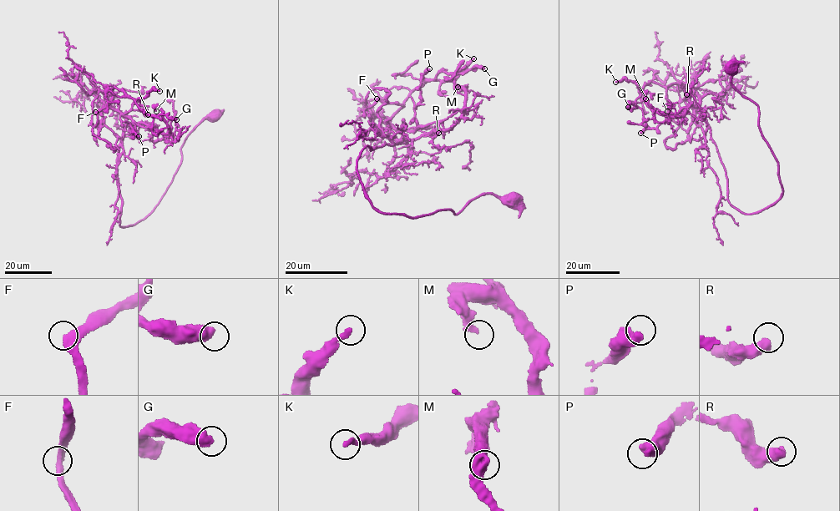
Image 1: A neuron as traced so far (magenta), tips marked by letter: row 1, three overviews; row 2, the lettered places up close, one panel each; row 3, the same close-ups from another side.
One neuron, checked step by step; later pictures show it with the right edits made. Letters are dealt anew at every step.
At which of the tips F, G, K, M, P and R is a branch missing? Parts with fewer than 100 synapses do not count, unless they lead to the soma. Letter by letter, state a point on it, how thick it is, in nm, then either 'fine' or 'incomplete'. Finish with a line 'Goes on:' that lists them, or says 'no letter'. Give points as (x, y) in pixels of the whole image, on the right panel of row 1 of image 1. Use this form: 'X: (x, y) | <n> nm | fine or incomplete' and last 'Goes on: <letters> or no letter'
F: (667, 111) | 340 nm | fine
G: (628, 107) | 600 nm | fine
K: (615, 82) | 240 nm | fine
M: (645, 98) | 280 nm | fine
P: (640, 133) | 460 nm | fine
R: (686, 94) | 500 nm | fine
Goes on: no letter

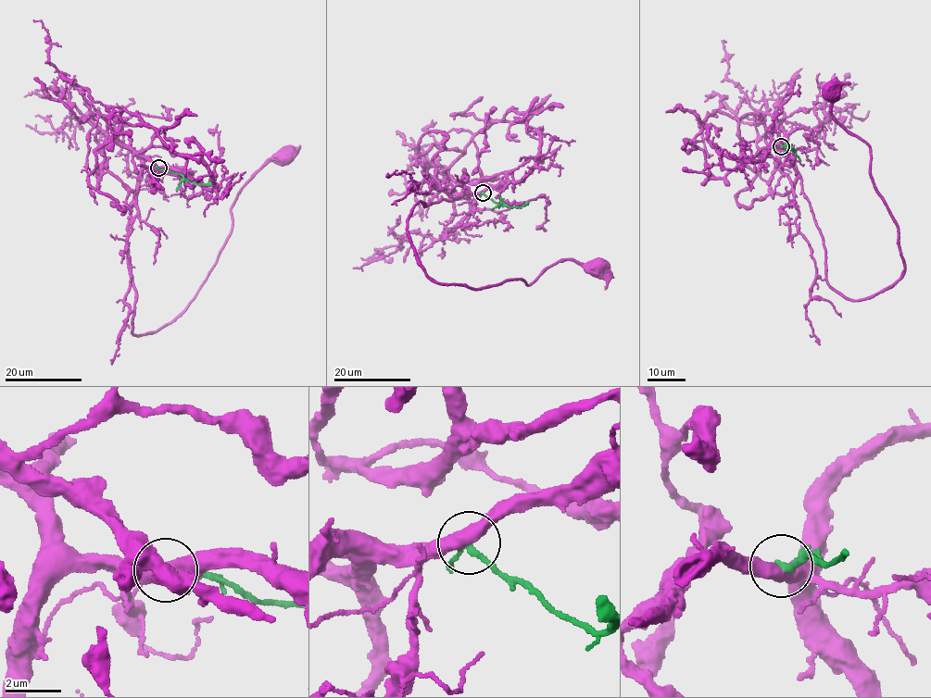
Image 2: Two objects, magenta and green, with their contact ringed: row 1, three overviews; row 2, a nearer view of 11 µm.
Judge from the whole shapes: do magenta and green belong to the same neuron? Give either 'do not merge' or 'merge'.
do not merge

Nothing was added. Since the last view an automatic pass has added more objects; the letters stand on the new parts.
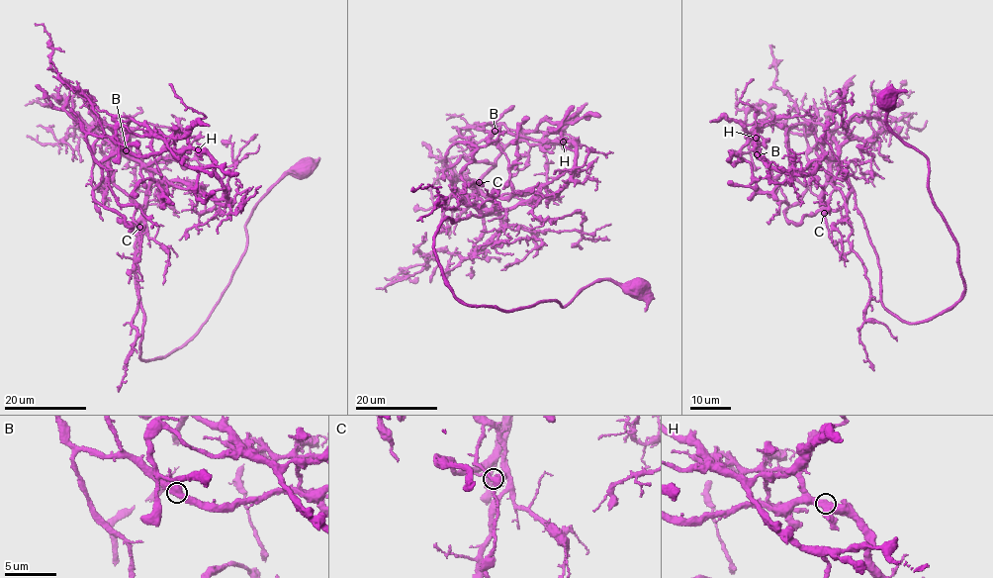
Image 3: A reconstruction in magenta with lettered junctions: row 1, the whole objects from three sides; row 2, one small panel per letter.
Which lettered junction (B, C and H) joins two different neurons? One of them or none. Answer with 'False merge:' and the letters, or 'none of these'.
False merge: none of these

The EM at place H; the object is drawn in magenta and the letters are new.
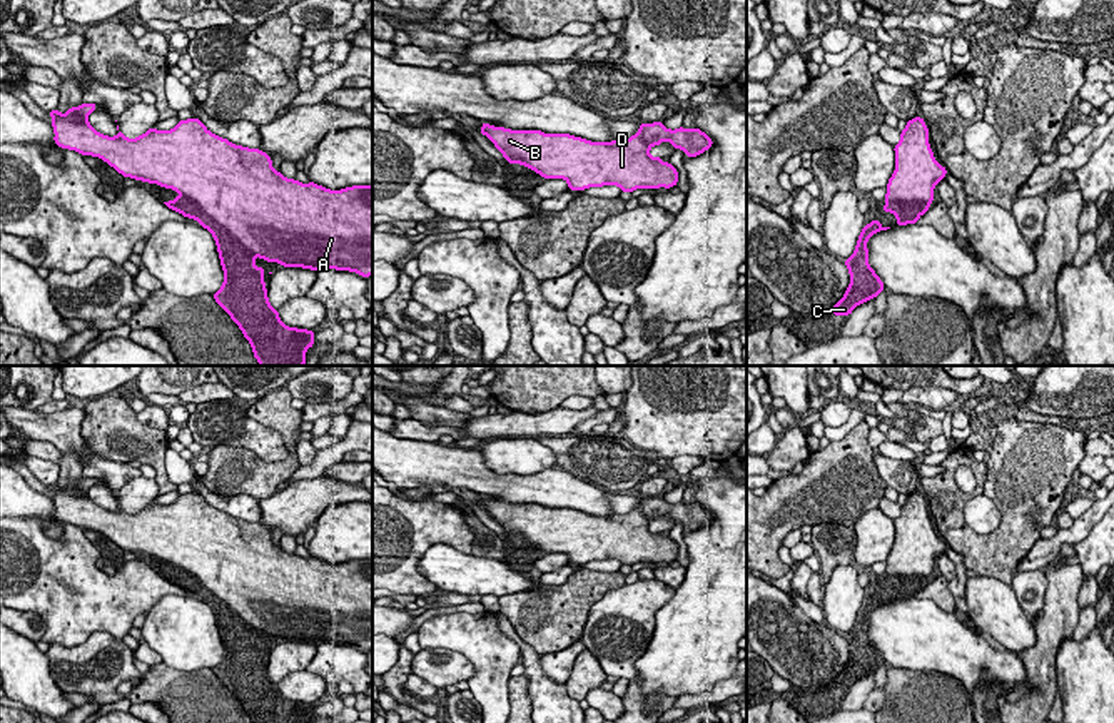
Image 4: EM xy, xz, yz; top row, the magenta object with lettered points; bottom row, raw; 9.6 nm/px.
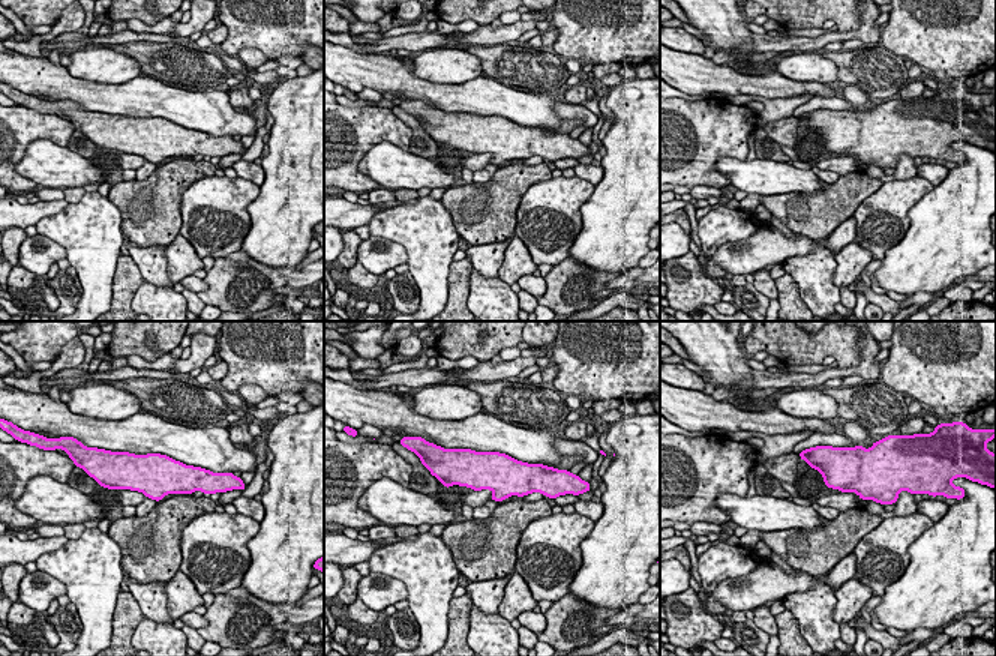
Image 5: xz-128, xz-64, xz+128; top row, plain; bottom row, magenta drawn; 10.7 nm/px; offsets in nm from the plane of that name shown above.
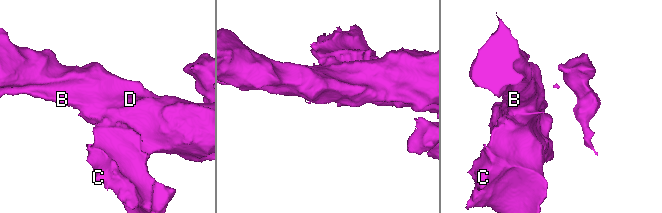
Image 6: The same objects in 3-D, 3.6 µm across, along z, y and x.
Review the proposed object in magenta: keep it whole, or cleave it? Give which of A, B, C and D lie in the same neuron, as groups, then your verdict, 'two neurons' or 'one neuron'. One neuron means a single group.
groups A B C D; one neuron

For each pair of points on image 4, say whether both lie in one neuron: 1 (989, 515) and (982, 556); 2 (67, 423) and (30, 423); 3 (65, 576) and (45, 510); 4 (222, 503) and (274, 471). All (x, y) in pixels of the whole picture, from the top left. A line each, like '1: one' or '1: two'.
1: two
2: one
3: two
4: two

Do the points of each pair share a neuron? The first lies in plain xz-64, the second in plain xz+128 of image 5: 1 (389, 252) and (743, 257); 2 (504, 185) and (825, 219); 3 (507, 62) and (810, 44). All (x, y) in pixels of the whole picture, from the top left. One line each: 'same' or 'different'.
1: same
2: same
3: different

